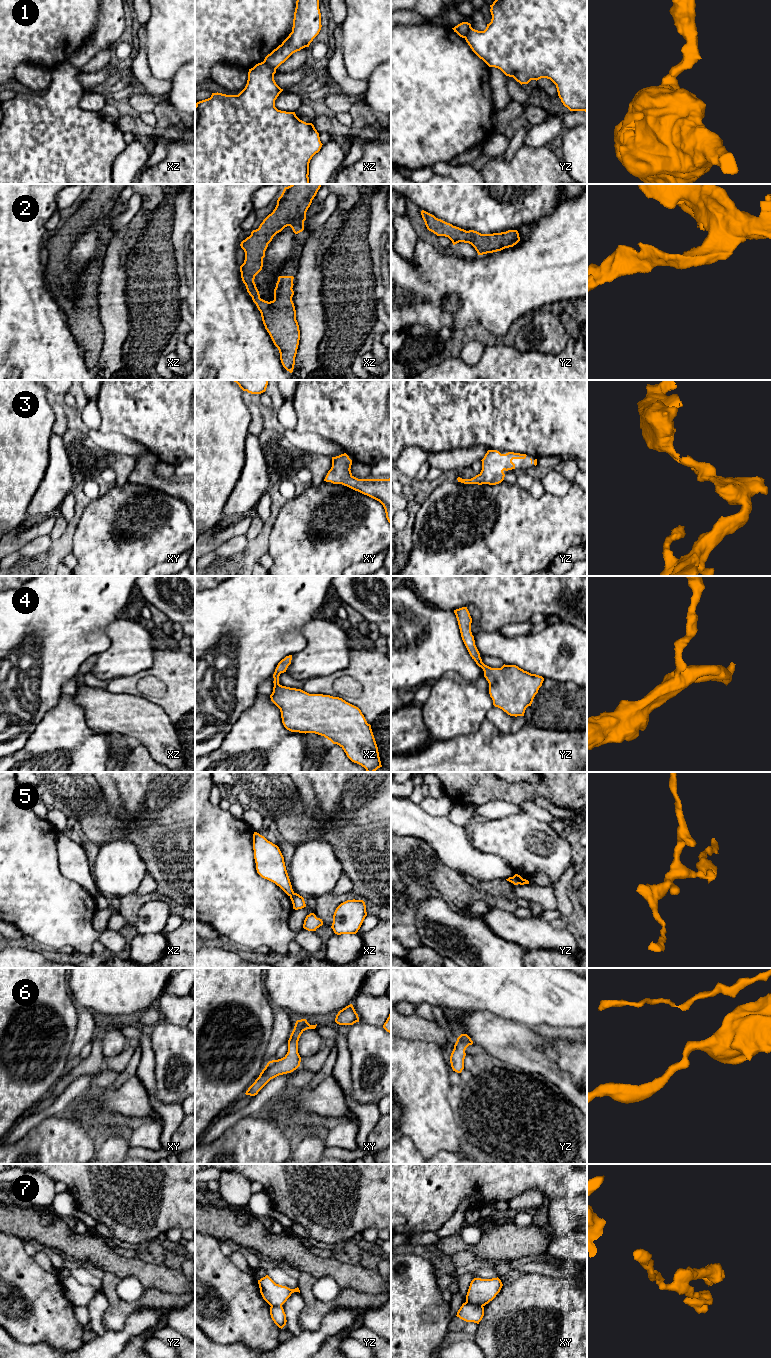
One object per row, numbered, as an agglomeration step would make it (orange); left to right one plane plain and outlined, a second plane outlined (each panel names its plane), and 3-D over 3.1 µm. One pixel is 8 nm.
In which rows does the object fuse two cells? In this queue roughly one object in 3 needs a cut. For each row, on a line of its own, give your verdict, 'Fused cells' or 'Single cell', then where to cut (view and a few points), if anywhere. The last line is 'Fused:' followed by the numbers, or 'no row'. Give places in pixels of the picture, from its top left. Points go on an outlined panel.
1: Fused cells. Split along xz (263, 61), (275, 69)
2: Single cell. No split
3: Single cell. No split
4: Single cell. No split
5: Fused cells. Split along xz (293, 892), (289, 895)
6: Single cell. No split
7: Fused cells. Split along xy (466, 1301), (482, 1306)
Fused: 1, 5, 7

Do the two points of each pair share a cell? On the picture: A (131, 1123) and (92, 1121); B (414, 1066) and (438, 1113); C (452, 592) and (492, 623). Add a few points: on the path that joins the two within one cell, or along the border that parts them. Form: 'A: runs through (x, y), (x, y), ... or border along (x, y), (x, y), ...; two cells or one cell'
A: runs through (121, 1123), (102, 1121); one cell
B: runs through (414, 1078), (414, 1087), (426, 1101); one cell
C: runs through (464, 592), (471, 592), (490, 611); one cell

